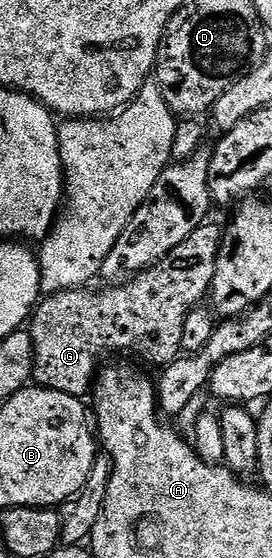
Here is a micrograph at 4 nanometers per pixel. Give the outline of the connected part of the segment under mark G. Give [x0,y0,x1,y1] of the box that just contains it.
[30,224,222,399]

